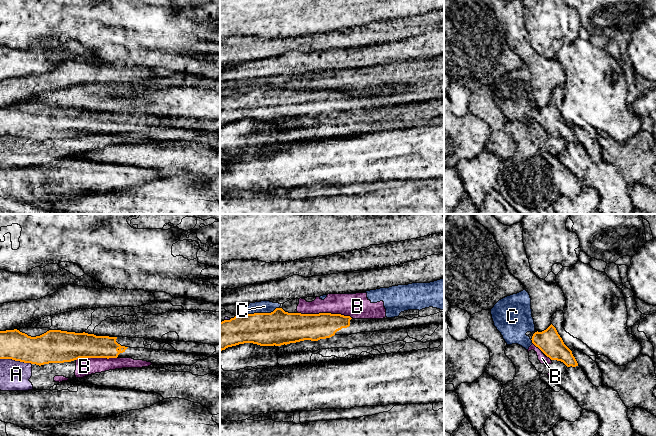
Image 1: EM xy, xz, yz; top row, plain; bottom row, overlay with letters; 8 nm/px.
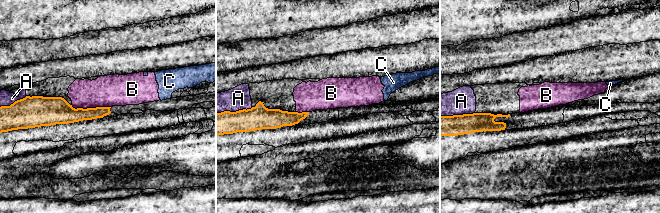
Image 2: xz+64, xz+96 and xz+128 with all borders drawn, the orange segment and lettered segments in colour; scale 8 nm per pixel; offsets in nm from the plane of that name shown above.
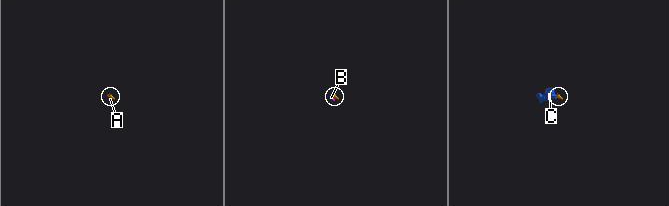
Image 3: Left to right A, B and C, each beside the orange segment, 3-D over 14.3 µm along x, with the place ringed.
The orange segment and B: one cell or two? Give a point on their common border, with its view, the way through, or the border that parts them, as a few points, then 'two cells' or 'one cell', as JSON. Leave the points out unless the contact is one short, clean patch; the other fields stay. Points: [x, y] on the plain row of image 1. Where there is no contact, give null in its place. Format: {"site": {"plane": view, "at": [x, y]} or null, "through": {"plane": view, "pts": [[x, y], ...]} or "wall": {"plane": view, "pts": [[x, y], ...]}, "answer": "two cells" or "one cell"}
{"site": {"plane": "xz", "at": [325, 89]}, "answer": "two cells"}

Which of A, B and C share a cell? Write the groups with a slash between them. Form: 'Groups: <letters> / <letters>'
Groups: A B C

